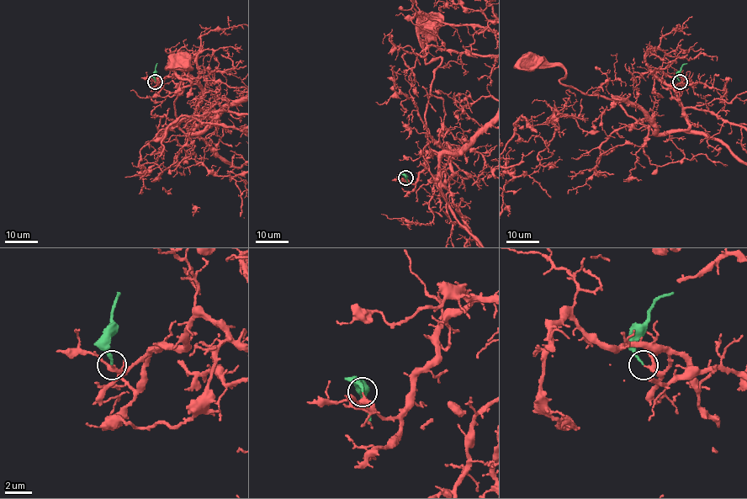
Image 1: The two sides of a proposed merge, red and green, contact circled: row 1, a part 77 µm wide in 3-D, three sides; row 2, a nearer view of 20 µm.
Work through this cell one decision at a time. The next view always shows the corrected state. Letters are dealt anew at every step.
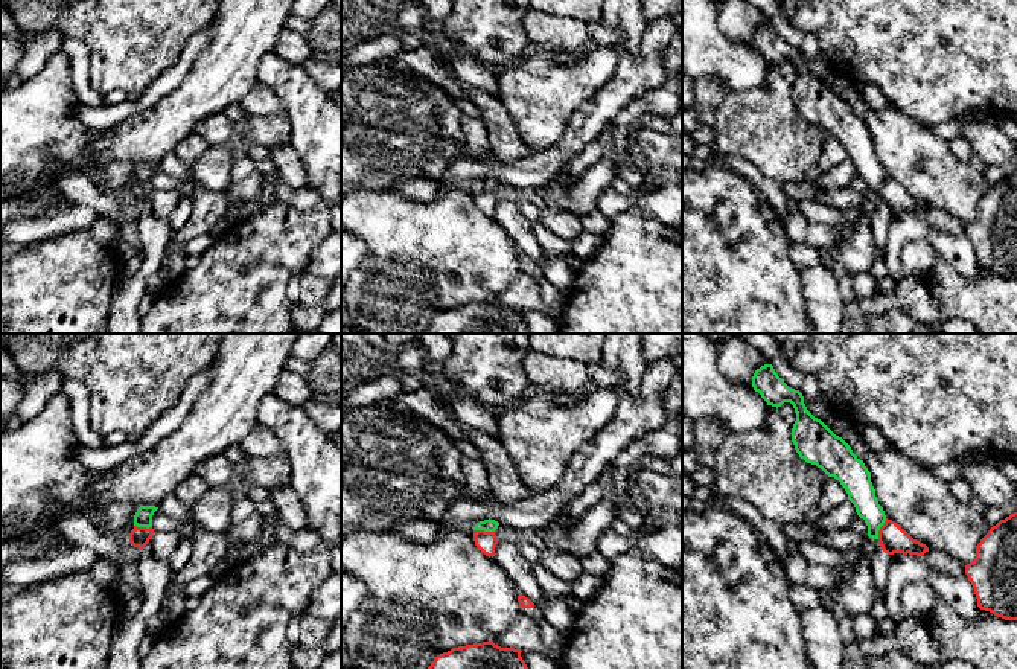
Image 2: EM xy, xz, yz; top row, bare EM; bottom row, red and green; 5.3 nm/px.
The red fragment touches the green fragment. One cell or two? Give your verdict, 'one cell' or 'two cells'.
two cells

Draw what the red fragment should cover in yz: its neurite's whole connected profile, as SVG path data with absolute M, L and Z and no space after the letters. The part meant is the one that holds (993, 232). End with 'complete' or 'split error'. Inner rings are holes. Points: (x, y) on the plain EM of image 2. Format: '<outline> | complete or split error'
M1017 171L993 184L976 204L976 216L965 224L977 265L1005 279L1017 279Z | complete

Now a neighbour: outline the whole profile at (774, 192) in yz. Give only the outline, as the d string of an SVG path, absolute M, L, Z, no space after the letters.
M717 155L720 166L731 169L746 178L751 186L763 195L773 210L781 216L786 215L796 203L784 192L783 184L767 178L755 165L735 155Z

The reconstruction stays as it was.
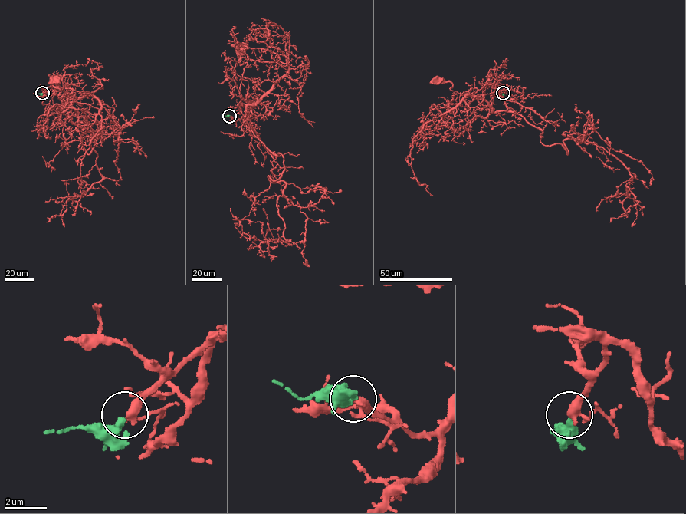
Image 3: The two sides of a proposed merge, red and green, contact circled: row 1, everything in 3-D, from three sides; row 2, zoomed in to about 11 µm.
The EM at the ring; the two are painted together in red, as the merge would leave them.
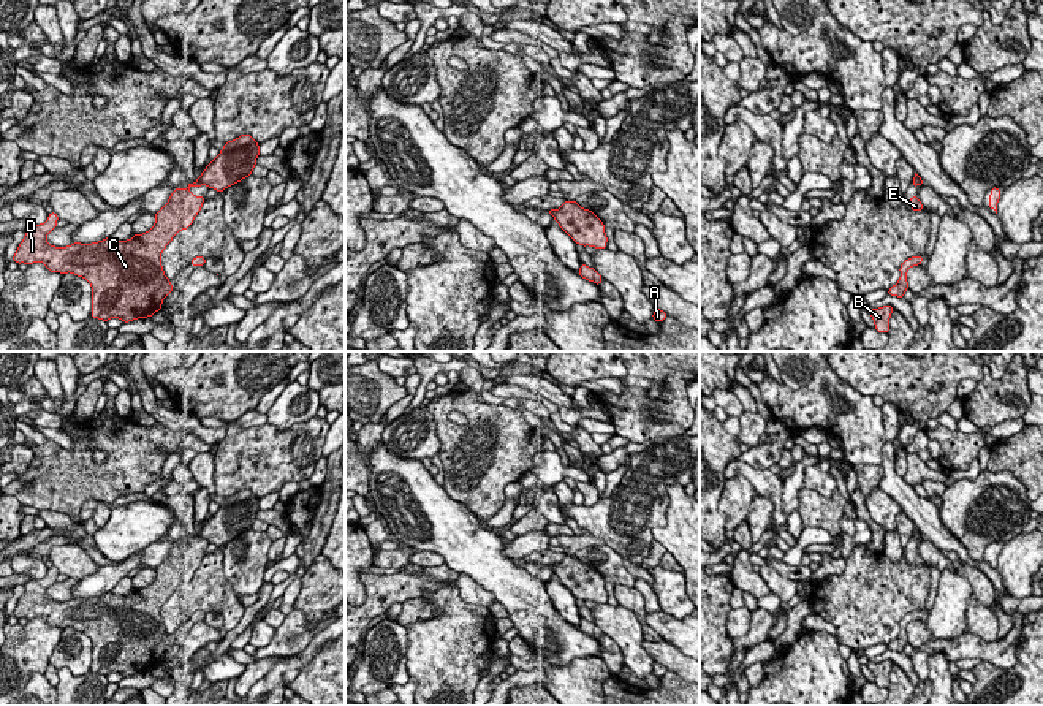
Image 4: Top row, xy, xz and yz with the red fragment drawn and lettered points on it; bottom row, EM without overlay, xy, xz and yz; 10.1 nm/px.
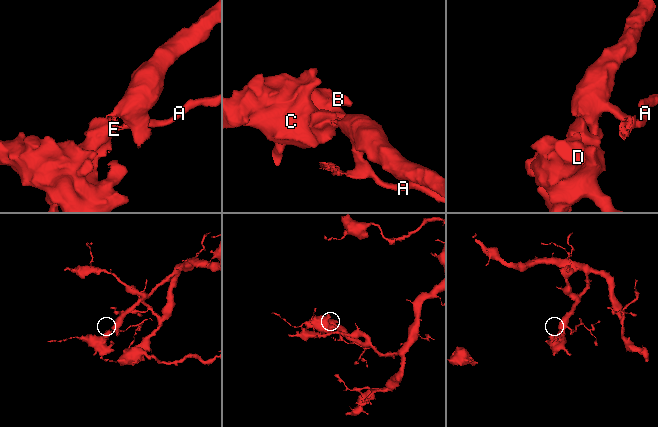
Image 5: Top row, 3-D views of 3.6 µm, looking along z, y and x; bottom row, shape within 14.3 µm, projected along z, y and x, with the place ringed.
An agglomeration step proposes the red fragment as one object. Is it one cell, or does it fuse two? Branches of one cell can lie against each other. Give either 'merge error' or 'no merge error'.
merge error

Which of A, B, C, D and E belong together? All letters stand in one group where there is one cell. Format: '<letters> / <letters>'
A / B C D E

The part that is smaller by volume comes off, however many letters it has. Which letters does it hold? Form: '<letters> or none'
B, C, D, E

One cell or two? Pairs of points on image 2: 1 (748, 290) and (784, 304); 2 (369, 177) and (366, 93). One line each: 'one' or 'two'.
1: one
2: one

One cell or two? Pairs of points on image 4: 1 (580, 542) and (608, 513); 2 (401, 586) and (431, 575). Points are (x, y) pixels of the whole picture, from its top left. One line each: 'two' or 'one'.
1: two
2: one

